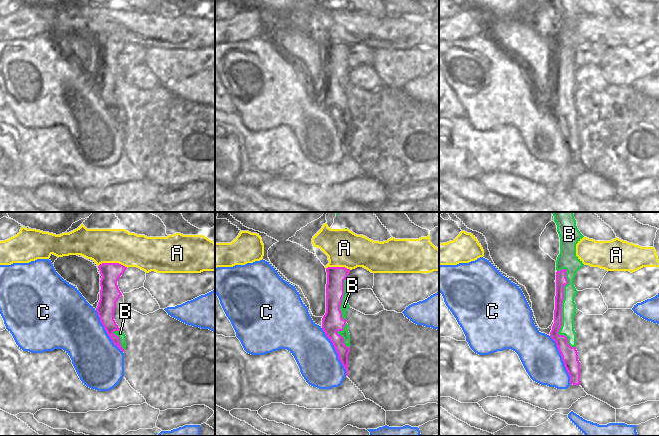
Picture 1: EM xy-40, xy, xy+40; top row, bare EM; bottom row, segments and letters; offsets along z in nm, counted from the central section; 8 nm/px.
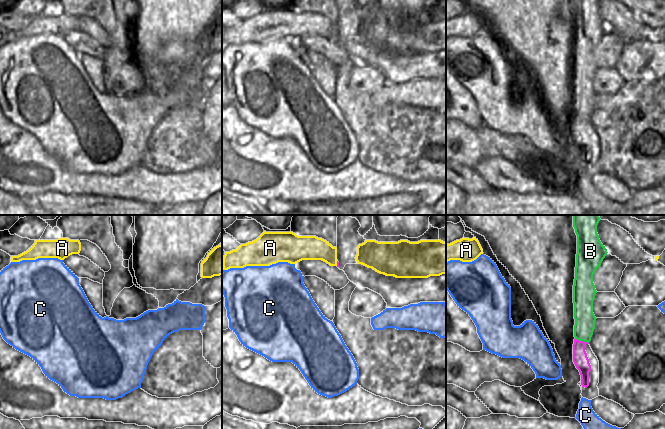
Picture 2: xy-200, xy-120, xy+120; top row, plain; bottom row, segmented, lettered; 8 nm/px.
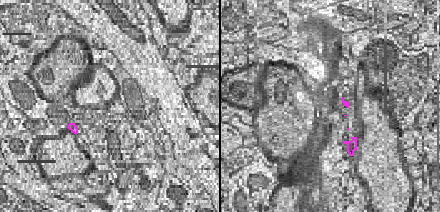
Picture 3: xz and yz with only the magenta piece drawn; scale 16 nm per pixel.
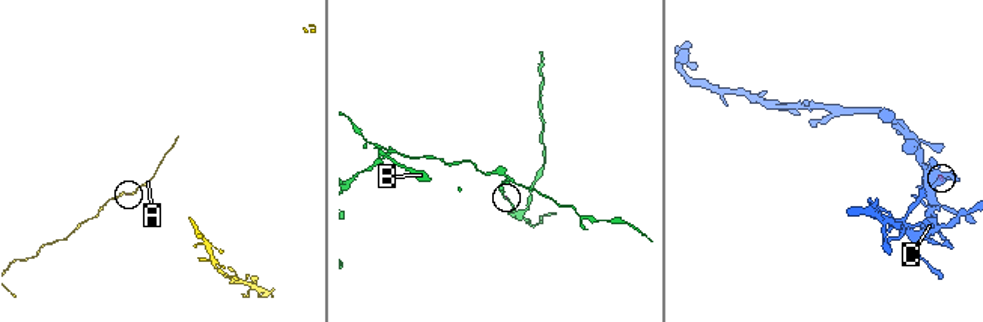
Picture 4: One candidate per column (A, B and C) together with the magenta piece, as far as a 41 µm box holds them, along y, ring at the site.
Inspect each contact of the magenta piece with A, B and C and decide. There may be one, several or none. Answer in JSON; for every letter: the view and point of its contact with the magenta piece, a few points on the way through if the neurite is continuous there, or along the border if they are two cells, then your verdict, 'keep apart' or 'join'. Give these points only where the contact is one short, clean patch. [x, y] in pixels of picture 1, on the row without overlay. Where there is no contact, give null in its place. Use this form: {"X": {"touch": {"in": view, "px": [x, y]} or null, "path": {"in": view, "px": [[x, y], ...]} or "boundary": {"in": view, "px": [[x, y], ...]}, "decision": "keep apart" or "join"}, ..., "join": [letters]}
{"A": {"touch": {"in": "xy-40", "px": [113, 39]}, "boundary": {"in": "xy-40", "px": [[98, 41], [102, 39], [120, 39], [127, 43]]}, "decision": "keep apart"}, "B": {"touch": {"in": "xy+40", "px": [561, 86]}, "decision": "keep apart"}, "C": {"touch": {"in": "xy", "px": [336, 127]}, "decision": "keep apart"}, "join": []}

